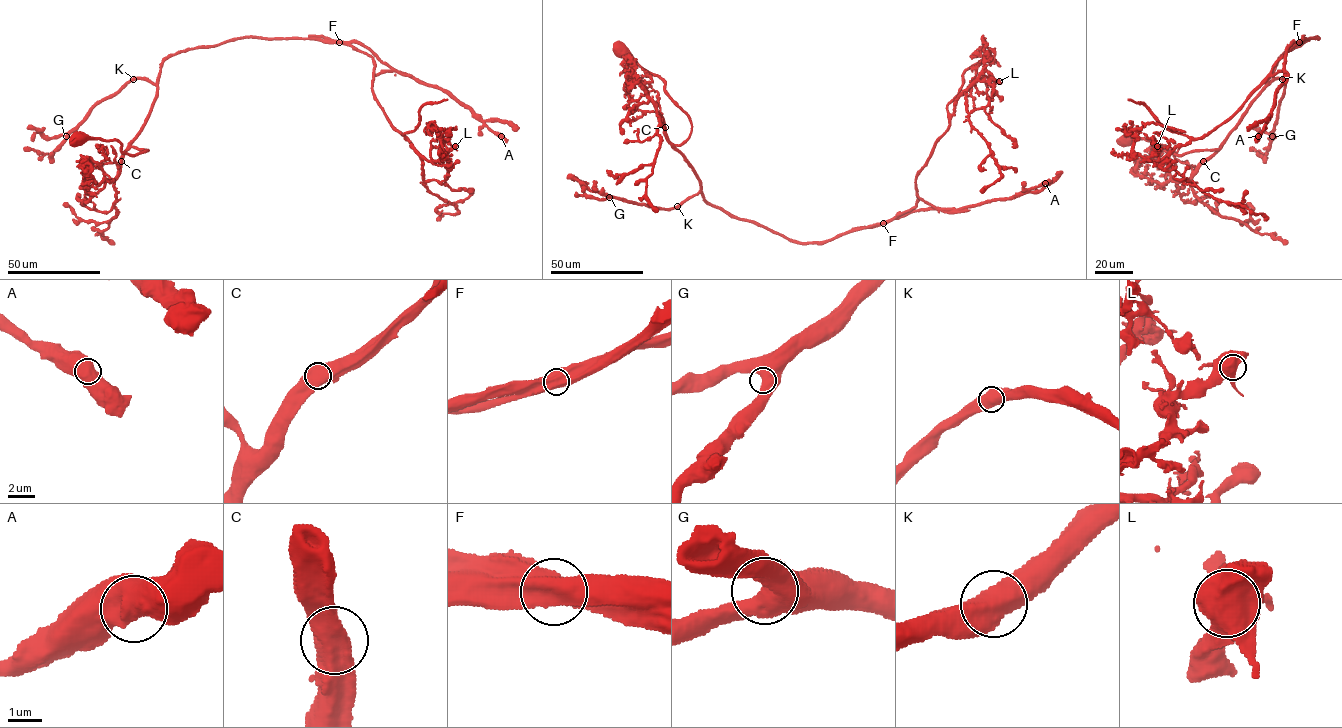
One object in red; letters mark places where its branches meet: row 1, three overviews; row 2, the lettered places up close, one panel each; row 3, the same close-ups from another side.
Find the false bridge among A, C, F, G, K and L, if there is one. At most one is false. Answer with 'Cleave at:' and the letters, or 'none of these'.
Cleave at: F

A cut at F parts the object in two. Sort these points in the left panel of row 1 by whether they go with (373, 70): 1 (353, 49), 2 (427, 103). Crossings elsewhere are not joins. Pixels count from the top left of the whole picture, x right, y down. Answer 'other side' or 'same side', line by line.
1: same side
2: same side

